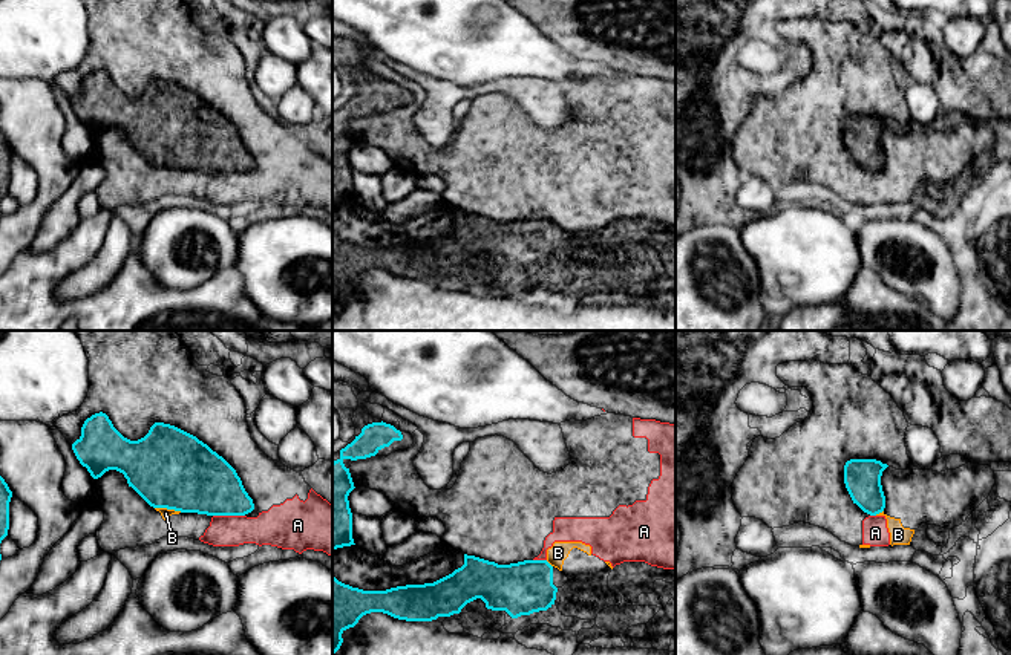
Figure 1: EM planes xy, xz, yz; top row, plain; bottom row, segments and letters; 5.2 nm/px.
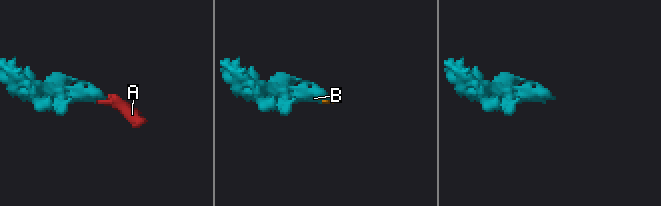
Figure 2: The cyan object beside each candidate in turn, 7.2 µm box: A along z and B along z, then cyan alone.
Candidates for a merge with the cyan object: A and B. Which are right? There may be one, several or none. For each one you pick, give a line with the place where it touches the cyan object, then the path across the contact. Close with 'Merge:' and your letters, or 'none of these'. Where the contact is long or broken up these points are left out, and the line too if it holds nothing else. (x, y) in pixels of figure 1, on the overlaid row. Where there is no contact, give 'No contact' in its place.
Merge: none of these

